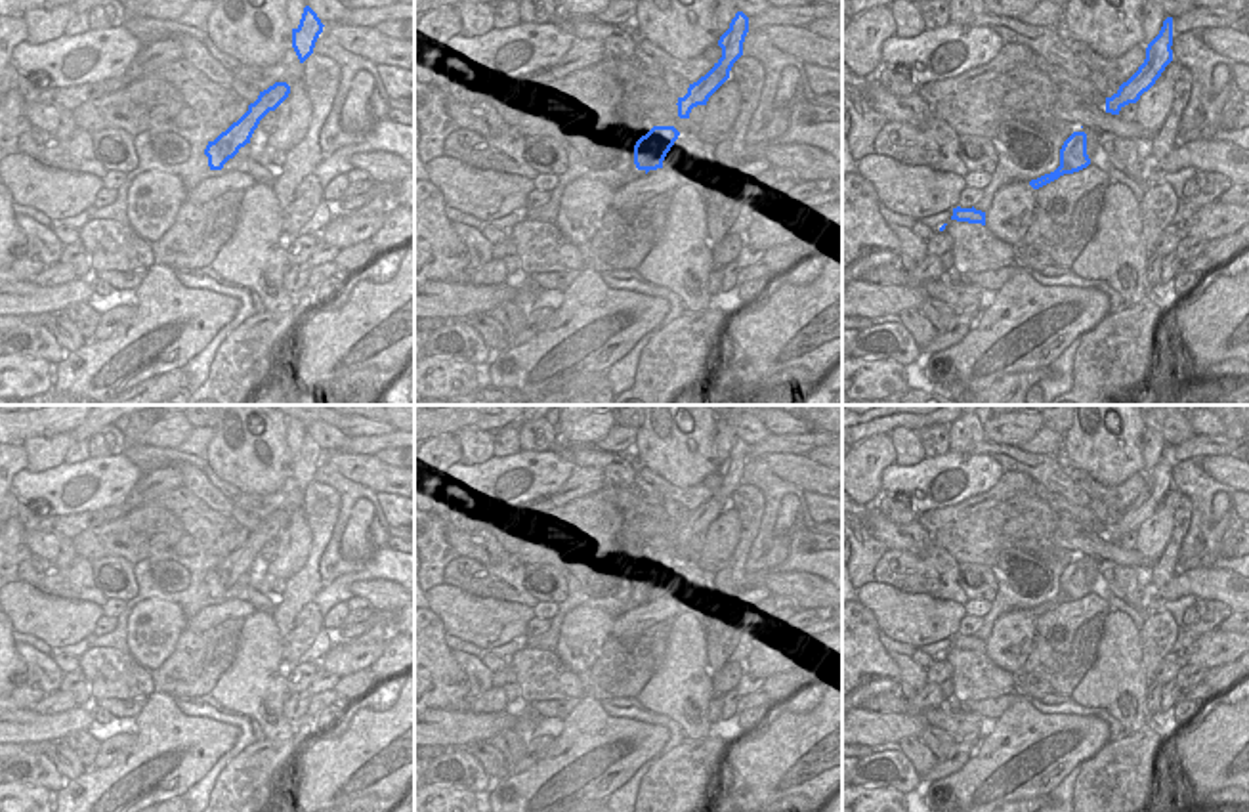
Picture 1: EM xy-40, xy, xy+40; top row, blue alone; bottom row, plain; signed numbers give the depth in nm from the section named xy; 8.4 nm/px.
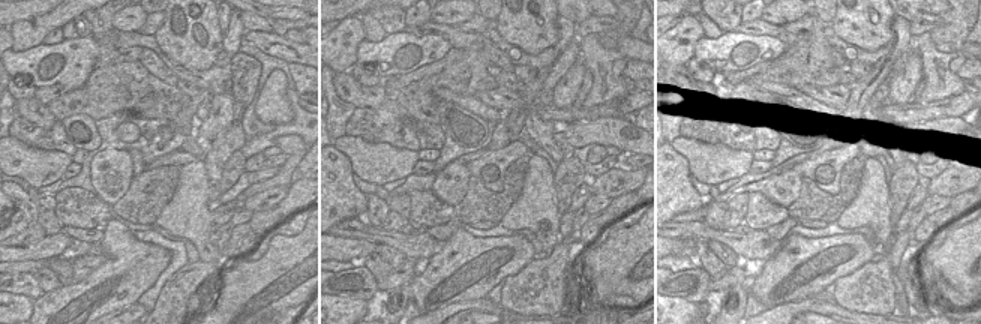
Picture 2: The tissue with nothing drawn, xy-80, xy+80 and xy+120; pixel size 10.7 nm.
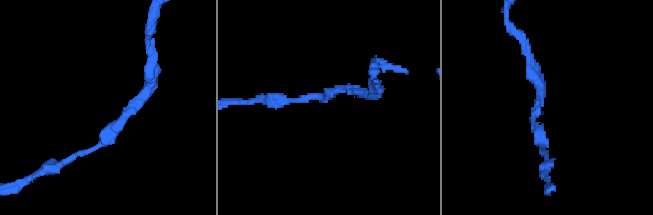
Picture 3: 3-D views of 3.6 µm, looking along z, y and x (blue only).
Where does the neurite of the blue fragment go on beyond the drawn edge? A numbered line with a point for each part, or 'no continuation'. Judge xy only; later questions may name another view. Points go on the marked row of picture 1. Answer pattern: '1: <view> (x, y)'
no continuation.

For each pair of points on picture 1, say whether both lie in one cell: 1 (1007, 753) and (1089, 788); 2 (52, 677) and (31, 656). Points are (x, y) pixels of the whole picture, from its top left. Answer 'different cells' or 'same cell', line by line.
1: different cells
2: same cell

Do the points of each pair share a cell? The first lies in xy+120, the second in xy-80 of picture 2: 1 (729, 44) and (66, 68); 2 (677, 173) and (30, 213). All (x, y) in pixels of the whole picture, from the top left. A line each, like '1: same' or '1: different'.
1: same
2: different

